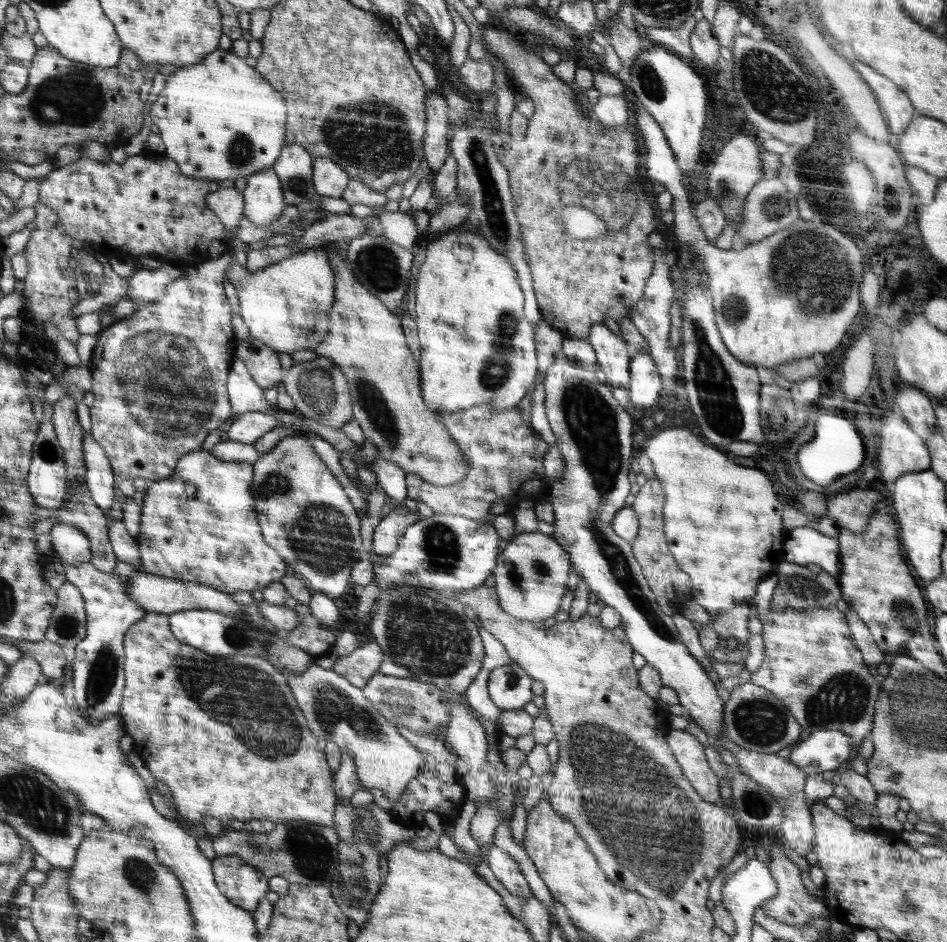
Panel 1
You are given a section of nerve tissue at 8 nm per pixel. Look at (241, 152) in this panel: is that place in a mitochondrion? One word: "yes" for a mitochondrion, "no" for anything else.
yes

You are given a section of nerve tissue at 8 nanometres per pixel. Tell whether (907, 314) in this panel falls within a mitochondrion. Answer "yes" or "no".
no

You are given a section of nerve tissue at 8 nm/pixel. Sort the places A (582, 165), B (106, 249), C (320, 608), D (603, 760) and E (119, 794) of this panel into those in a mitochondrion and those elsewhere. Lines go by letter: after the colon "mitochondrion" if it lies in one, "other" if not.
A: mitochondrion
B: other
C: other
D: mitochondrion
E: other

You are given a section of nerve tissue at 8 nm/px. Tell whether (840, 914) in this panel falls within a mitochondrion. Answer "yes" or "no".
no

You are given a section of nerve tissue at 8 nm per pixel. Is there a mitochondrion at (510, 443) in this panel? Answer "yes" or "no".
no

